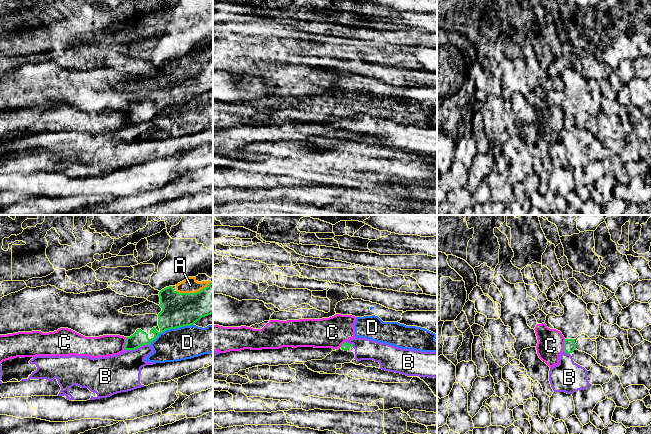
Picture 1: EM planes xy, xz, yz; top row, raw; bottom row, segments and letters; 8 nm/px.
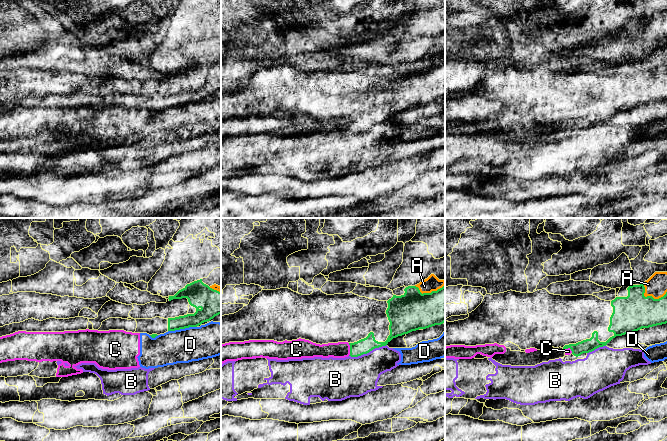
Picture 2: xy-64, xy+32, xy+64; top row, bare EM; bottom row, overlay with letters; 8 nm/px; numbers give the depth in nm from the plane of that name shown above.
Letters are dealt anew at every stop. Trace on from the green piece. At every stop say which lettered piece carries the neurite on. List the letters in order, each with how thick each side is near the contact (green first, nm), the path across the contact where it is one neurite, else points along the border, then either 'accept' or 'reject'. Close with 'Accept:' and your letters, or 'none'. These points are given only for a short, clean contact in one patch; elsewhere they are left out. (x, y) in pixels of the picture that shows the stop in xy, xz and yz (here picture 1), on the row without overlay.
A: calibres 280 and 120 nm; reject
B: calibres 120 and 300 nm; border xy (149, 120), (143, 120), (126, 127); reject
C: calibres 120 and 180 nm; border xy (126, 113), (125, 126); reject
D: calibres 280 and 260 nm; reject
Accept: none

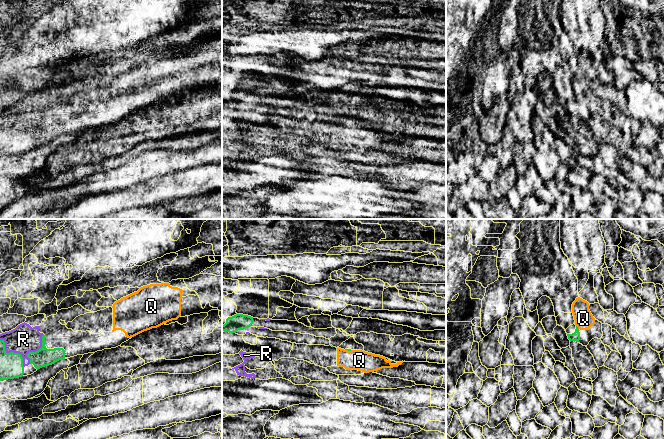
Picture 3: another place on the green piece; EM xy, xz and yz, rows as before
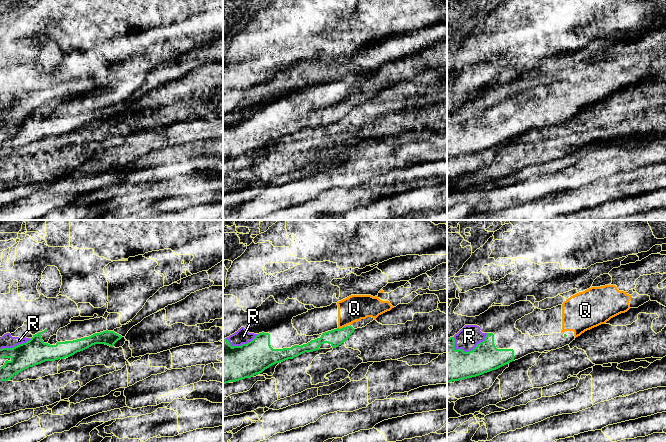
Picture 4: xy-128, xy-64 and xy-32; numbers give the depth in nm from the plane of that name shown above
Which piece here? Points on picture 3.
Q: calibres 70 and 150 nm; accept
R: calibres 150 and 220 nm; reject
Accept: Q

